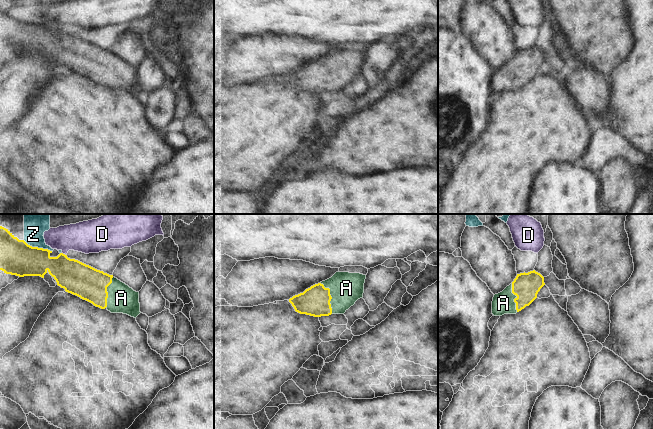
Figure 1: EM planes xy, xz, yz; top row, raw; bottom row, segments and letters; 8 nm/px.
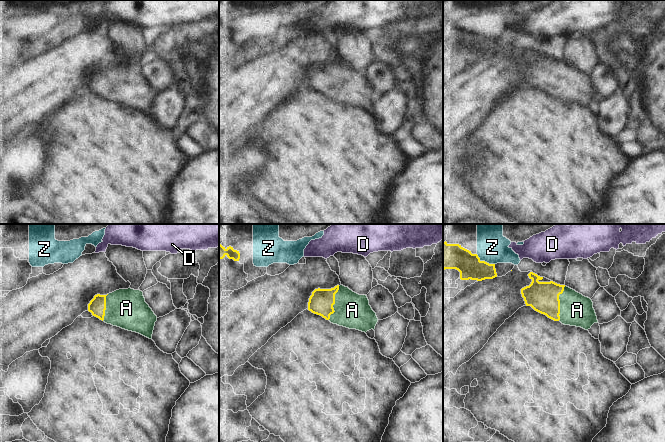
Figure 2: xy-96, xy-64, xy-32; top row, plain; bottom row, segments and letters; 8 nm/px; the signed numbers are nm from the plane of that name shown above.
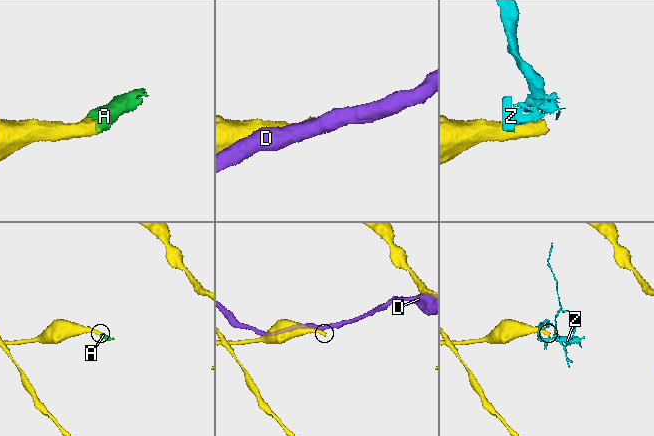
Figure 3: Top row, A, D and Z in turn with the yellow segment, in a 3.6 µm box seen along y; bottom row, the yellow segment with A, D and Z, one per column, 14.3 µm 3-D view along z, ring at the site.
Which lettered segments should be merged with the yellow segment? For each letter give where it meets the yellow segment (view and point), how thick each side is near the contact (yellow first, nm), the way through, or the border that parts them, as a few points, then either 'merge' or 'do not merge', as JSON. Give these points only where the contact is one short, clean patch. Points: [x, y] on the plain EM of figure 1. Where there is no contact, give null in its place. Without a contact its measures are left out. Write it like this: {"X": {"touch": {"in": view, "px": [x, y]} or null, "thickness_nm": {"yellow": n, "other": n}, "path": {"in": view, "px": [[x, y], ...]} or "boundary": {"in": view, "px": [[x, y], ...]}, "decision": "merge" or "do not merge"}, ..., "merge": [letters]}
{"A": {"touch": {"in": "xz", "px": [331, 73]}, "thickness_nm": {"yellow": 240, "other": 260}, "path": {"in": "xz", "px": [[315, 77], [331, 73], [346, 64]]}, "decision": "merge"}, "D": {"touch": {"in": "xy", "px": [64, 30]}, "thickness_nm": {"yellow": 260, "other": 240}, "decision": "do not merge"}, "Z": {"touch": {"in": "xy", "px": [37, 23]}, "thickness_nm": {"yellow": 280, "other": 160}, "decision": "do not merge"}, "merge": ["A"]}

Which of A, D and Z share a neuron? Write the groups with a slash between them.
A / D / Z

